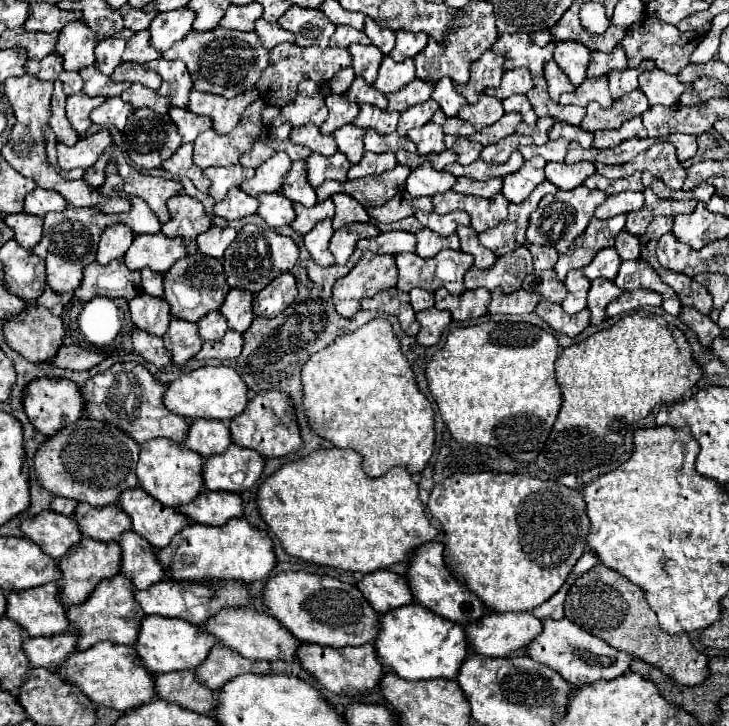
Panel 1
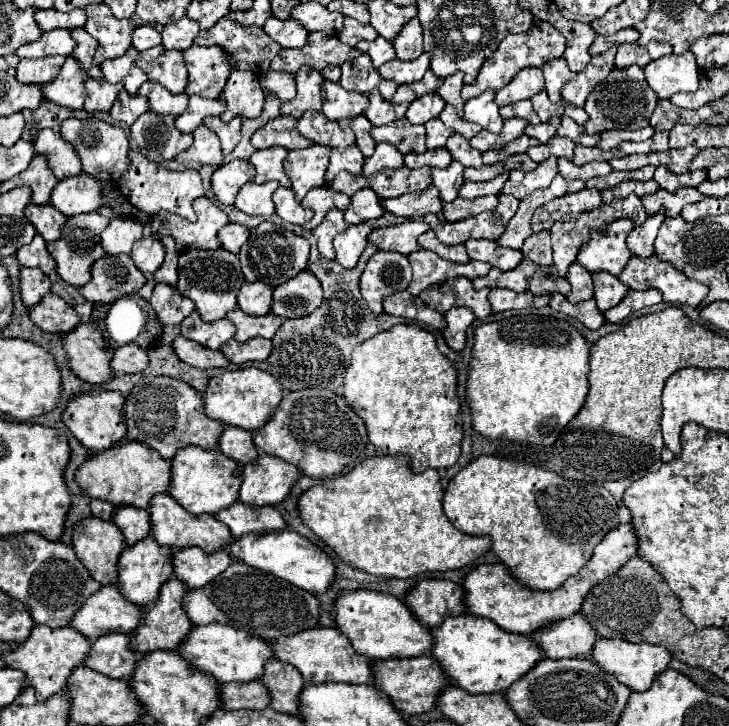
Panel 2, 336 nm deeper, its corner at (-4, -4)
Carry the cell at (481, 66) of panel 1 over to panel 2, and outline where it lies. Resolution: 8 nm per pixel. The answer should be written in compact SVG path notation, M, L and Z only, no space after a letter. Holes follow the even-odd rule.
M540 22L536 26L532 26L528 32L522 34L508 34L500 46L496 48L496 52L484 60L480 74L476 78L474 84L464 86L462 88L462 98L470 100L474 96L480 96L484 90L500 90L502 86L506 86L522 68L532 68L532 66L542 66L548 60L560 58L564 54L566 48L566 40L564 36L548 22Z

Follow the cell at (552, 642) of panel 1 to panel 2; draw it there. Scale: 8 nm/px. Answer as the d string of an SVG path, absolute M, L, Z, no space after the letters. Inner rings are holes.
M600 638L594 644L592 650L592 662L596 666L600 666L604 672L608 672L610 676L614 676L618 682L622 682L624 686L642 692L646 688L650 688L650 684L654 682L654 676L664 672L668 668L670 662L670 652L664 646L654 646L654 644L632 644L632 642L622 642L622 640L606 640Z

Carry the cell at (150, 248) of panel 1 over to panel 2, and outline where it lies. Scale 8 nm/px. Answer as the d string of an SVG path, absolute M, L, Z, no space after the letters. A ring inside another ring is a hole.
M144 236L134 244L130 256L144 274L154 274L162 266L166 250L156 236Z

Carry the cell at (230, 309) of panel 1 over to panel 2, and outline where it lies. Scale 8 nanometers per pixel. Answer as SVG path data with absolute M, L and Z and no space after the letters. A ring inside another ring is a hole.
M244 284L240 288L238 294L238 306L246 312L246 314L254 314L254 316L264 316L270 312L270 304L272 304L272 288L266 284Z

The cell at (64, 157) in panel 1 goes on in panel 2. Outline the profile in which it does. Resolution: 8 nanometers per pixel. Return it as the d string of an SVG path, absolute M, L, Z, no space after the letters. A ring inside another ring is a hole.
M70 118L62 122L60 136L76 150L86 174L104 182L116 182L122 176L122 172L126 172L130 148L128 148L128 138L120 126L112 126L98 118L84 118L84 120Z

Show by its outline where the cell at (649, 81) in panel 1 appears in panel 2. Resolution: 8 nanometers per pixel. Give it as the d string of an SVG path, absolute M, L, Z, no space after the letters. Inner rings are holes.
M690 52L682 56L664 56L644 68L648 86L666 100L678 92L694 92L698 88L698 66Z

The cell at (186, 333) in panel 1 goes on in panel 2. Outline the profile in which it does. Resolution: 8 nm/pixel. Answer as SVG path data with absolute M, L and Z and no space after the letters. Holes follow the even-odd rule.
M194 310L180 324L180 332L182 332L184 338L190 338L190 340L198 342L204 348L218 350L220 344L224 344L226 340L230 340L234 336L234 326L228 320L220 320L220 322L206 324L206 322L200 320L198 312Z

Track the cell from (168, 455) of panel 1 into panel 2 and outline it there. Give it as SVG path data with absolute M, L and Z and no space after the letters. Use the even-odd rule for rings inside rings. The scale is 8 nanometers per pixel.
M186 446L172 458L172 480L168 494L178 500L182 508L192 514L216 514L238 500L240 464L220 454L218 450L202 450L198 446Z

